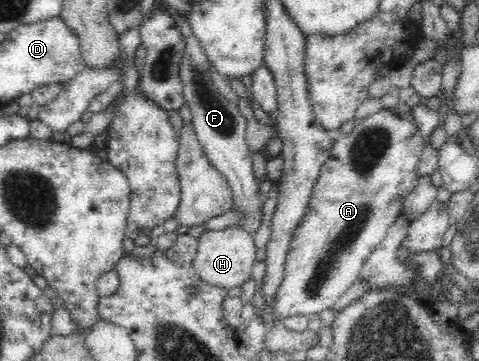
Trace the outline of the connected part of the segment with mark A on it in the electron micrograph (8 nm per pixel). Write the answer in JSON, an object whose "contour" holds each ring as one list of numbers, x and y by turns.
{"contour":[[384,107,358,119,348,135,336,137,330,158,322,165,312,189,302,223,294,229,286,255,283,283,277,289,269,311,274,323,292,315,312,316,330,310,336,300,358,282,367,257,381,244,390,225,402,215,404,201,400,202,401,198,406,198,419,182,418,161,425,140,409,116,398,115]]}

